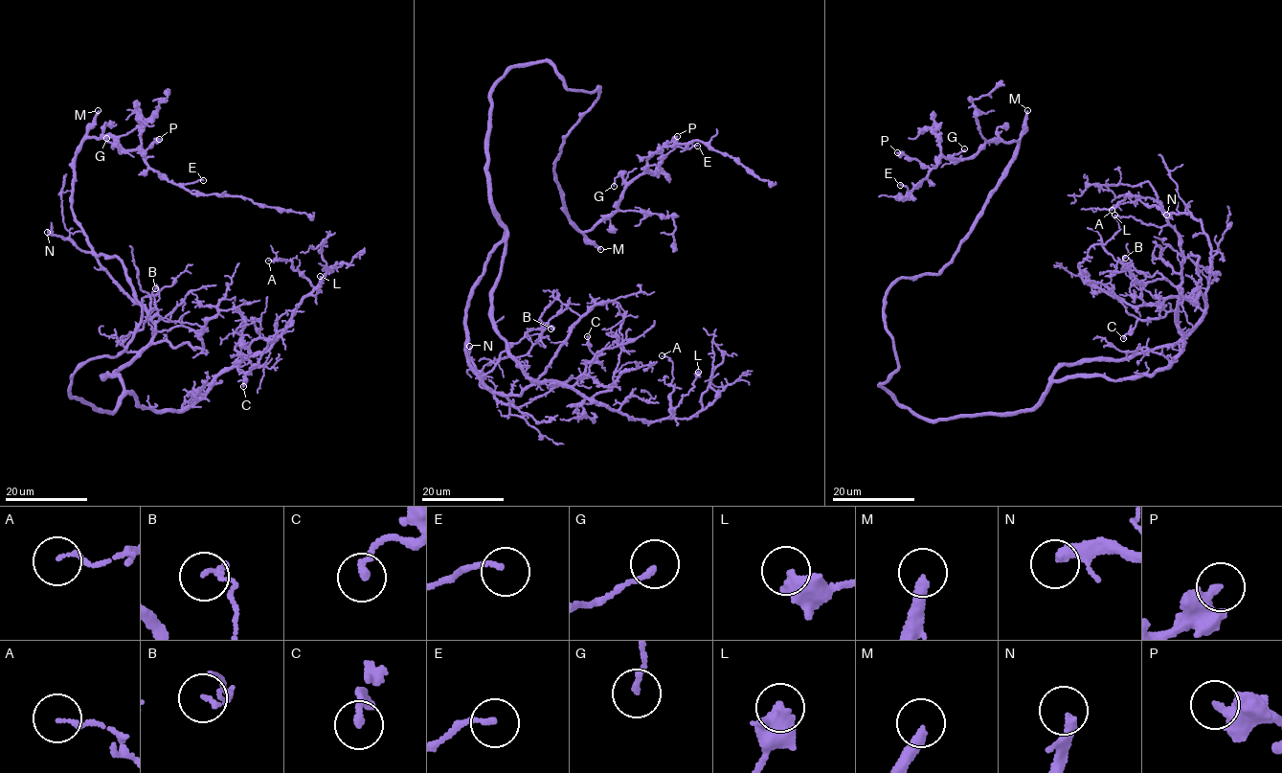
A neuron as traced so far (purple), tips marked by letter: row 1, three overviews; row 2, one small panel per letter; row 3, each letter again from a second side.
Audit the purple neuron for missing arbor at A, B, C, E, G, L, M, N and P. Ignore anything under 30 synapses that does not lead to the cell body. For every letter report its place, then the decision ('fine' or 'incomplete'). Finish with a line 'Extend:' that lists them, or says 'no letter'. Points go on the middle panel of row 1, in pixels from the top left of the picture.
A: place (662, 355); fine
B: place (551, 329); fine
C: place (587, 336); fine
E: place (697, 146); fine
G: place (614, 186); fine
L: place (698, 372); fine
M: place (600, 249); incomplete
N: place (469, 346); incomplete
P: place (677, 136); fine
Extend: M, N

